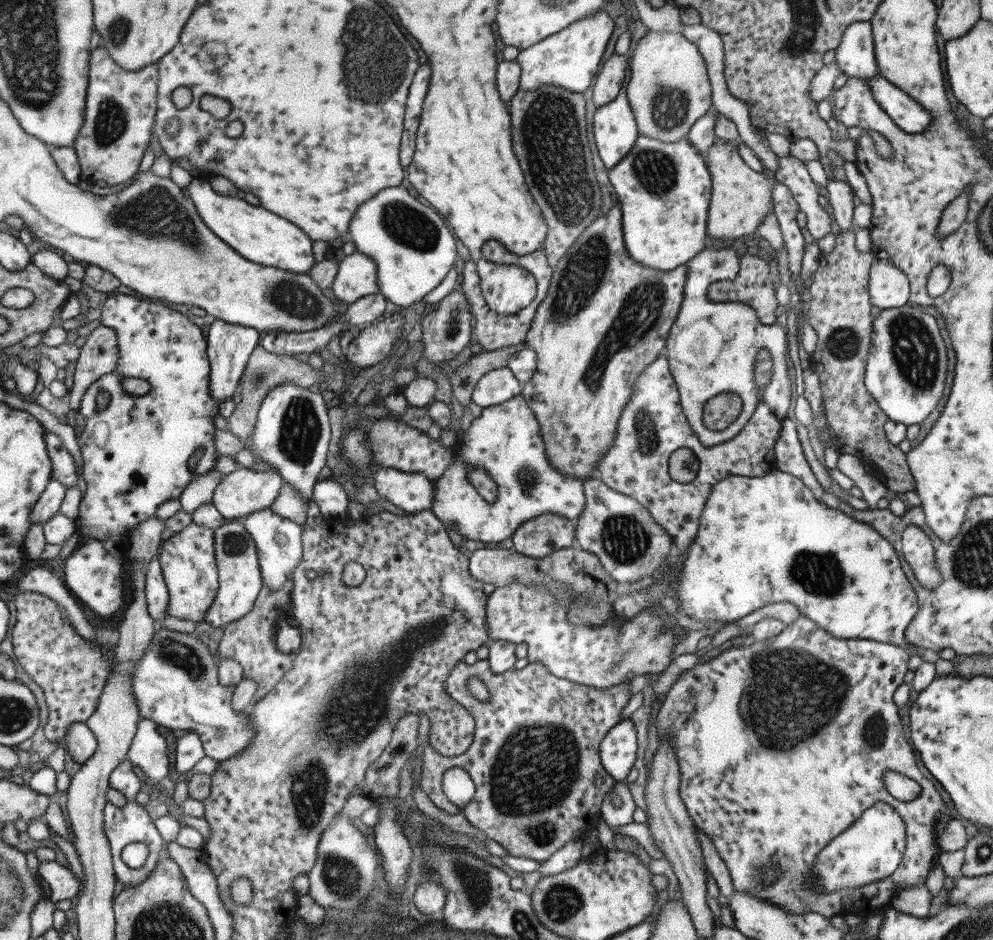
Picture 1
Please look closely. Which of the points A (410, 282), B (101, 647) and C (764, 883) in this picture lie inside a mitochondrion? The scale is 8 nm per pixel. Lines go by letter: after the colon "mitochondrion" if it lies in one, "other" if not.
A: other
B: other
C: other

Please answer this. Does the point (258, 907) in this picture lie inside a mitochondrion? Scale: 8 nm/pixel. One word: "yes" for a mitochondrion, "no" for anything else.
no

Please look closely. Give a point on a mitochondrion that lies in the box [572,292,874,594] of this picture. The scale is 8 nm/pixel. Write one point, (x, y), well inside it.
(624, 538)

